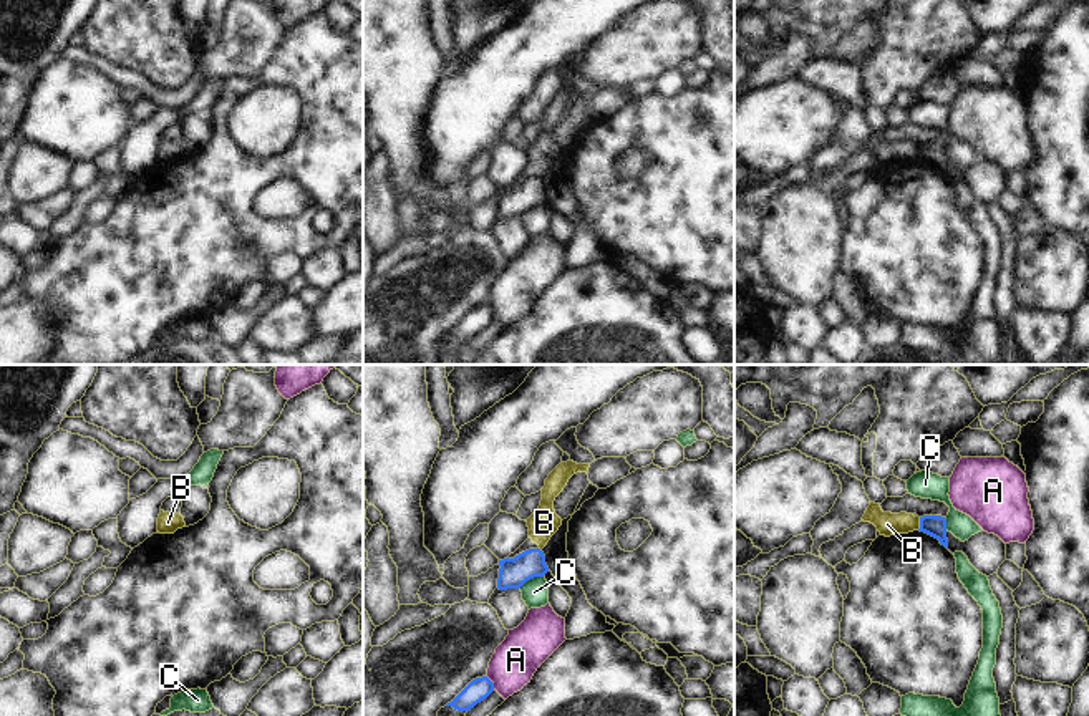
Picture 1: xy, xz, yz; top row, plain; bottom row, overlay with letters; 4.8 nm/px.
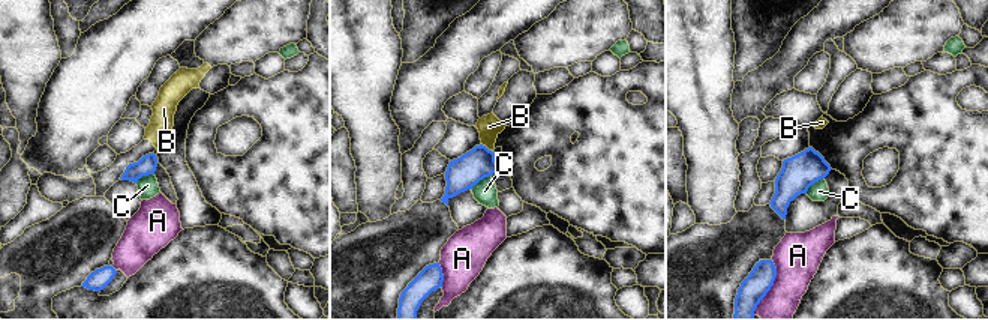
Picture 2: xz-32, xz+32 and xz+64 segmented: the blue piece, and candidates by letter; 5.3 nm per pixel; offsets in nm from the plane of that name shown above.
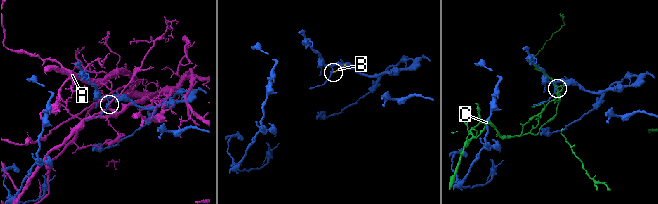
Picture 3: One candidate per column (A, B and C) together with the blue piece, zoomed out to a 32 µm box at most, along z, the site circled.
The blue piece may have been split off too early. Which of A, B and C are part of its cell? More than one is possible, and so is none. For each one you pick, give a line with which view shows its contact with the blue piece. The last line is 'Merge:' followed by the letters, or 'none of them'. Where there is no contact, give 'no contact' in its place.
Merge: none of them

